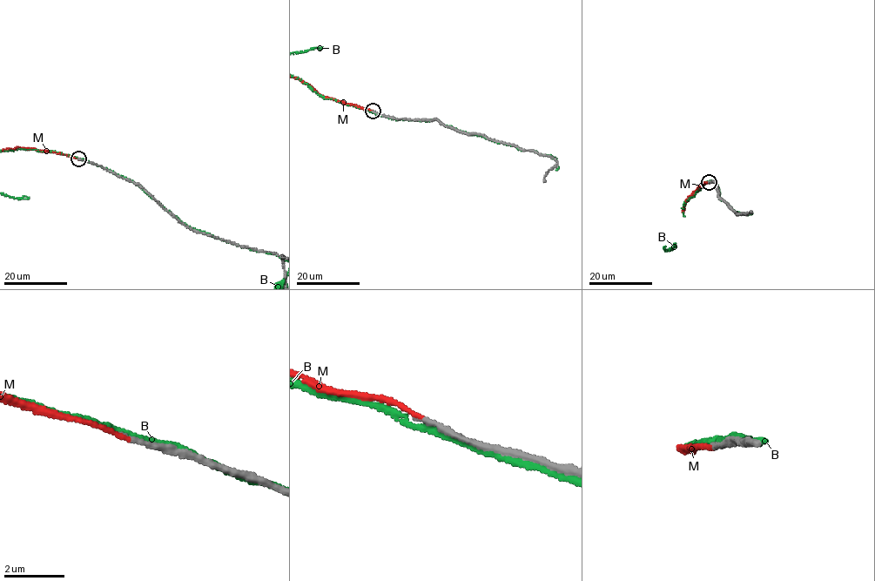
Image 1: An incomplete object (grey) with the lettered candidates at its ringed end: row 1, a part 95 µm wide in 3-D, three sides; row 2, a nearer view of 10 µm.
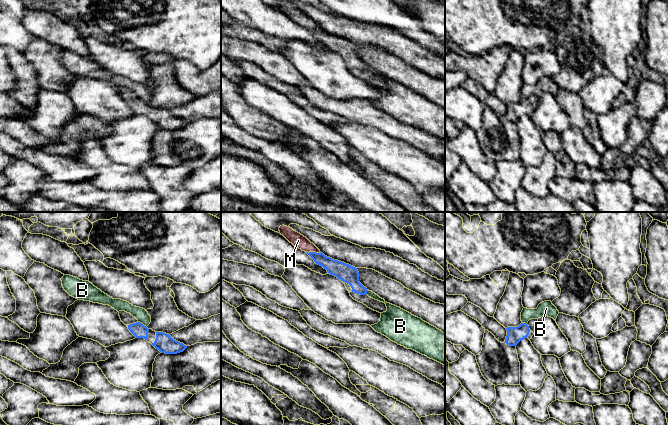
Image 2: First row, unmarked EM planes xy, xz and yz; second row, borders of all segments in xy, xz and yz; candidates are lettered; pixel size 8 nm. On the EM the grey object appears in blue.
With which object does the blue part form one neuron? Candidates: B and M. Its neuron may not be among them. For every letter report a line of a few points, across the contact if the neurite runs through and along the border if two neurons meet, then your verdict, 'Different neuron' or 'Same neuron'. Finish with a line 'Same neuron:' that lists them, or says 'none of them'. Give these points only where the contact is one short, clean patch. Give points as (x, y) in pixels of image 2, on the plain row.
B: Line: xy (138, 97), (146, 103). Different neuron
M: Same neuron
Same neuron: M

